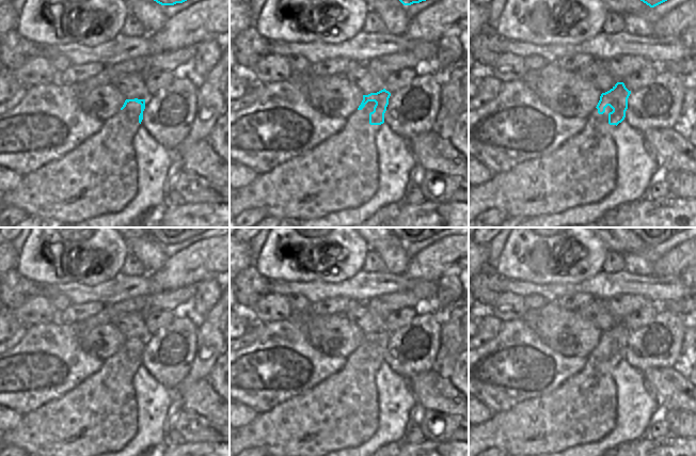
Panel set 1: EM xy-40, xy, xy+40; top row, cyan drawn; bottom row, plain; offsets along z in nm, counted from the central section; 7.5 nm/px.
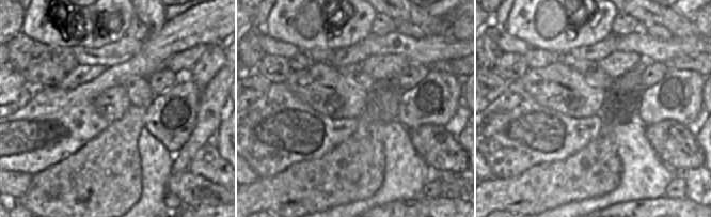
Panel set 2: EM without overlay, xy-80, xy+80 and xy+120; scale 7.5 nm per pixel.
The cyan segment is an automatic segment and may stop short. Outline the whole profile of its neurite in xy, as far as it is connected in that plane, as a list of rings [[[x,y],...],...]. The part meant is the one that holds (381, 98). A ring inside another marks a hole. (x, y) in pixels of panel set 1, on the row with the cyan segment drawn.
[[[385,89],[377,93],[363,95],[363,100],[359,106],[358,110],[362,110],[368,101],[375,101],[376,105],[374,107],[374,111],[369,113],[369,124],[381,125],[384,123],[384,113],[389,105],[390,96],[391,96],[391,93]]]

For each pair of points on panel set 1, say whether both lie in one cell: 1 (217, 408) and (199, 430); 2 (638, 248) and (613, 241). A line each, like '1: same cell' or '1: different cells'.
1: different cells
2: same cell

